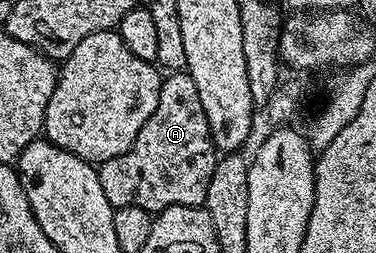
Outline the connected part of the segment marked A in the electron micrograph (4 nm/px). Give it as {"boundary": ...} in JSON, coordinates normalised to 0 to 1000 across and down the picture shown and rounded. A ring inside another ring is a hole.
{"boundary":[[[465,281],[436,300],[418,439],[396,455],[354,581],[343,581],[343,597],[261,656],[269,755],[279,755],[279,787],[290,787],[295,822],[303,830],[322,818],[375,818],[404,850],[420,850],[431,826],[447,826],[463,810],[537,814],[551,791],[574,632],[572,557],[561,542],[545,423],[535,423],[535,375],[524,375],[524,328],[513,328],[505,289]]]}

